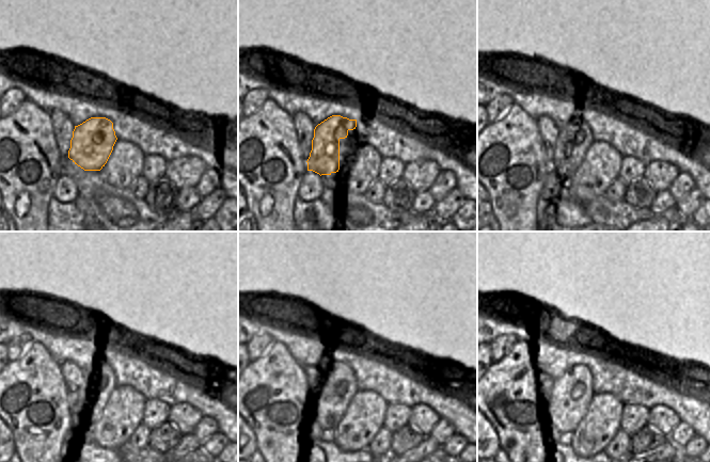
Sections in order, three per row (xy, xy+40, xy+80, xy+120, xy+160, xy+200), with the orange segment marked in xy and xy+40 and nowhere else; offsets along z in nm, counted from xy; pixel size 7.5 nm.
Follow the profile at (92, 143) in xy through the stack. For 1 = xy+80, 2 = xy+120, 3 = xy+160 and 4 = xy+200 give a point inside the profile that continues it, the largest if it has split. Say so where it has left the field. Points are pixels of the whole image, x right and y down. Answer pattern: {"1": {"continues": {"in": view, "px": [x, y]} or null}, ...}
{"1": {"continues": {"in": "xy+80", "px": [563, 140]}}, "2": {"continues": {"in": "xy+120", "px": [77, 398]}}, "3": {"continues": {"in": "xy+160", "px": [343, 383]}}, "4": {"continues": {"in": "xy+200", "px": [574, 392]}}}

